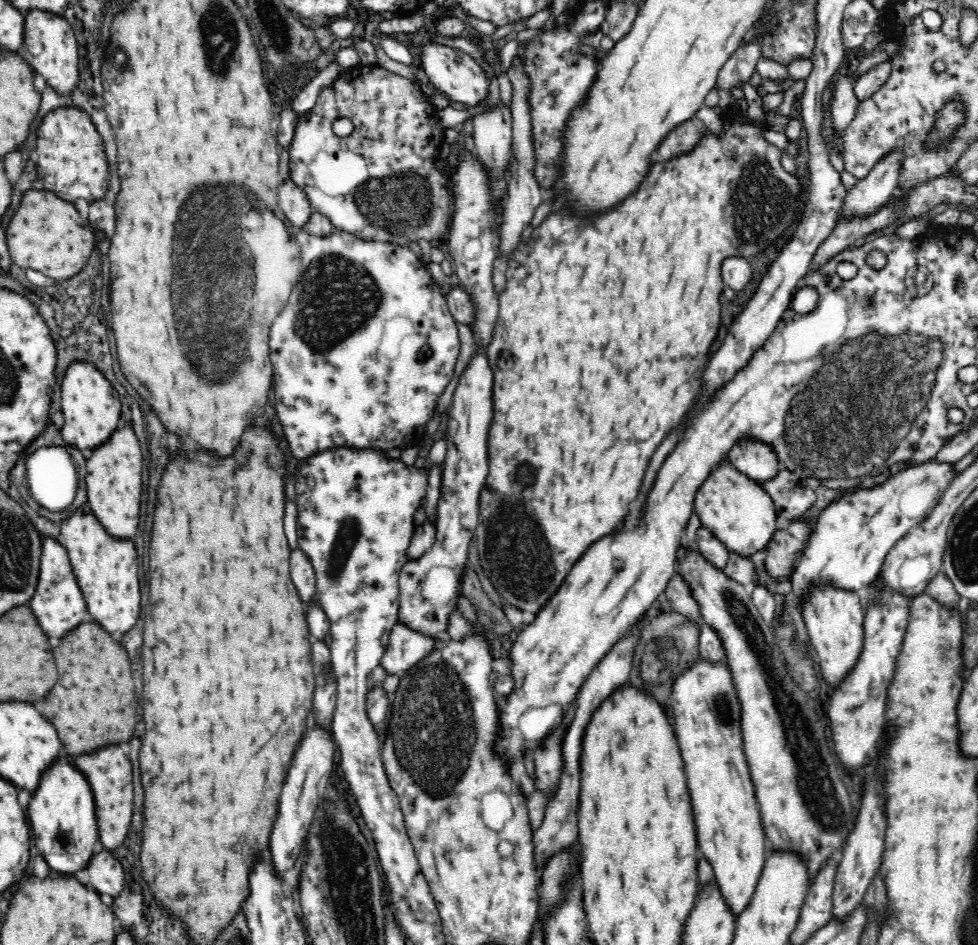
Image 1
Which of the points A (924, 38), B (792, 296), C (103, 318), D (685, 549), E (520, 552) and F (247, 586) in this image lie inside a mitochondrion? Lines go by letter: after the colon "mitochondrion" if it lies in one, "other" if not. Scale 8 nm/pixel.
A: other
B: other
C: other
D: other
E: mitochondrion
F: other

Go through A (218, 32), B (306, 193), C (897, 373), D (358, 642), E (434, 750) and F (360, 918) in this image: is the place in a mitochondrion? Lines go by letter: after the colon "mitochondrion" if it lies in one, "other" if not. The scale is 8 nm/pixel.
A: mitochondrion
B: other
C: mitochondrion
D: mitochondrion
E: mitochondrion
F: mitochondrion

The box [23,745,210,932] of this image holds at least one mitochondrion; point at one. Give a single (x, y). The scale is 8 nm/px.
(62, 841)

